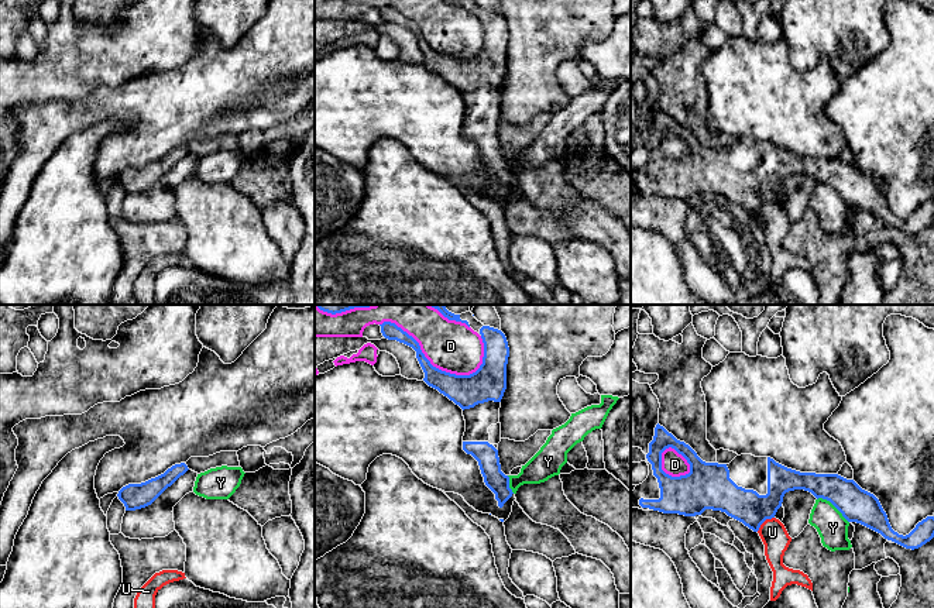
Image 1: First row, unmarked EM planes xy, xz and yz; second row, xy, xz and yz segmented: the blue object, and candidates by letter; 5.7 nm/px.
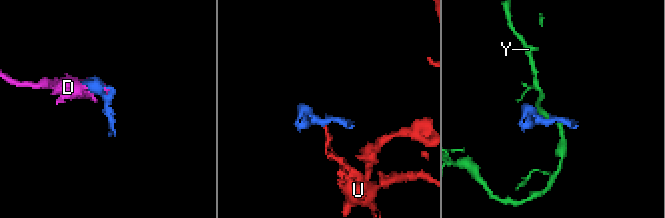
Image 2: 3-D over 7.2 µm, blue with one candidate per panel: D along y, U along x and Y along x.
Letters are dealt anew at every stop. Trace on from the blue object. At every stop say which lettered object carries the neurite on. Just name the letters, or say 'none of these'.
none of these

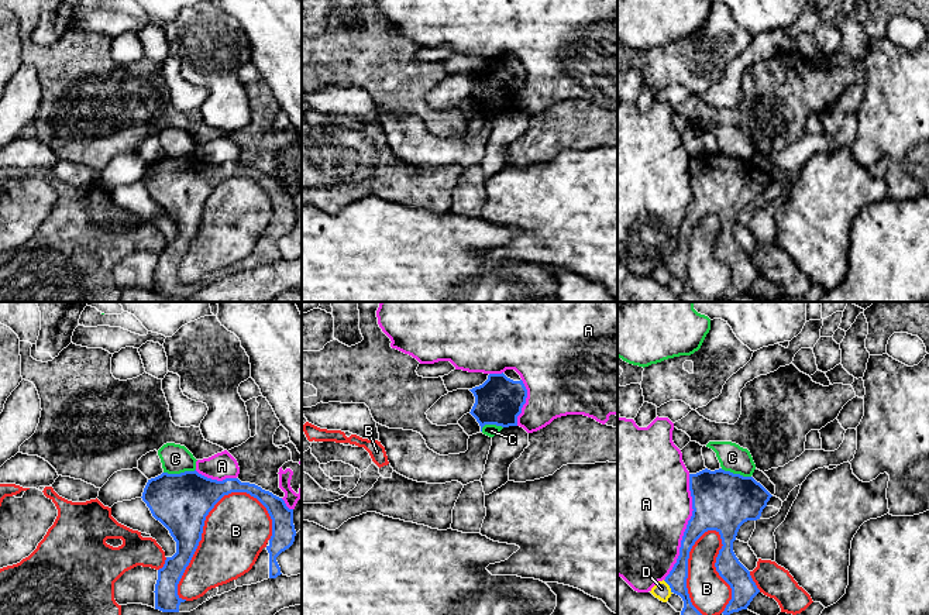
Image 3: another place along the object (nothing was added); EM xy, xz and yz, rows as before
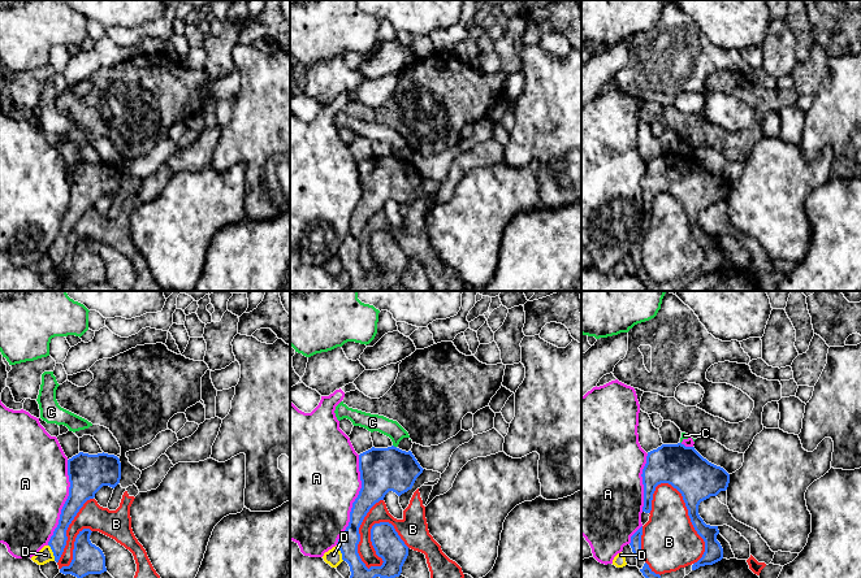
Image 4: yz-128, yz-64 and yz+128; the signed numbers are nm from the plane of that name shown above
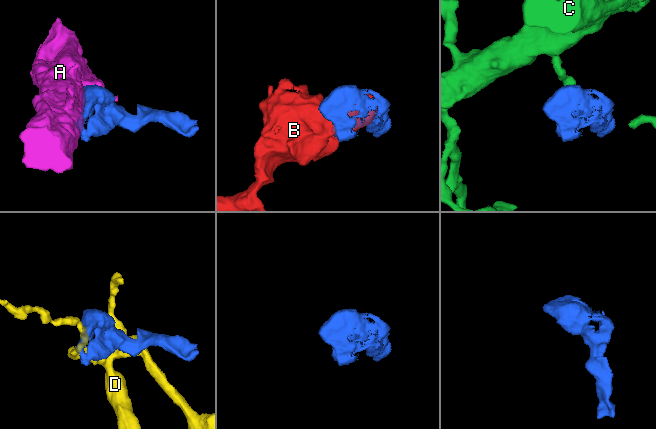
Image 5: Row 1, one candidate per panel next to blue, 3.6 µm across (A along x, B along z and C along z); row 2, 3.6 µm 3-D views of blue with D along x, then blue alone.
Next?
none of these

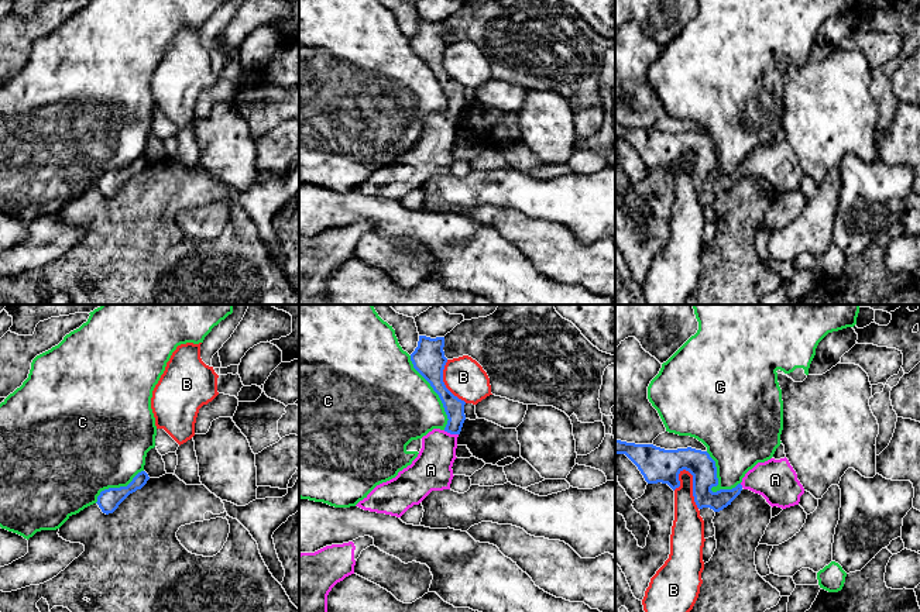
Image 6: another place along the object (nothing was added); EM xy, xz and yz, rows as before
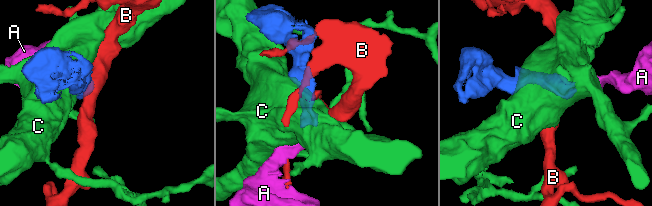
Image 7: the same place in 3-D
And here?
A

